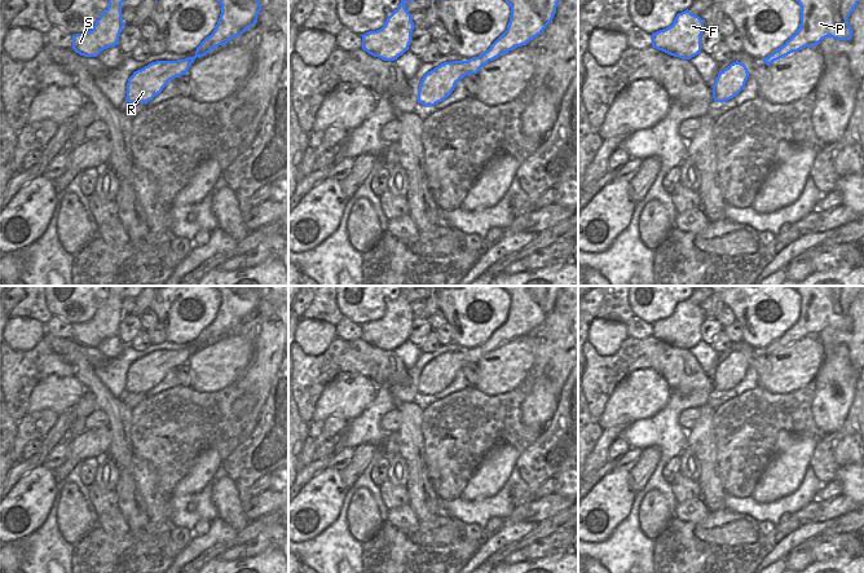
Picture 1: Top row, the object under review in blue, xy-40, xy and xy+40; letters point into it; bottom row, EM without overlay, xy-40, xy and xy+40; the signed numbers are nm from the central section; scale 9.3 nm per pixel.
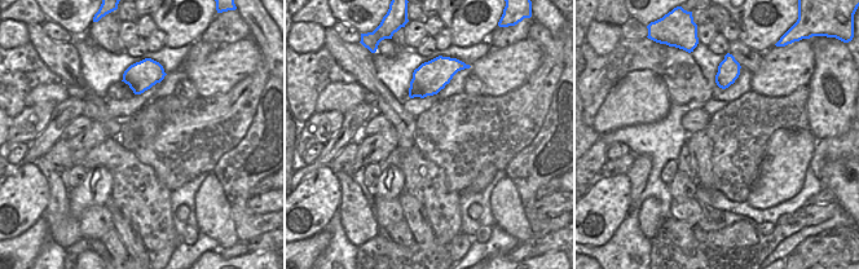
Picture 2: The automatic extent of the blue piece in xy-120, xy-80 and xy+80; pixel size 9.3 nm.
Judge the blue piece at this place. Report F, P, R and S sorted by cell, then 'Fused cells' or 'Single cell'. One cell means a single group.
Groups: F P R S. Single cell.

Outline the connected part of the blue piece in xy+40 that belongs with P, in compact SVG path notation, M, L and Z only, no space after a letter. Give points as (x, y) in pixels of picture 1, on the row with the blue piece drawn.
M795 0L801 6L801 25L794 35L763 62L770 66L793 52L817 45L830 36L850 40L852 30L848 17L860 0Z

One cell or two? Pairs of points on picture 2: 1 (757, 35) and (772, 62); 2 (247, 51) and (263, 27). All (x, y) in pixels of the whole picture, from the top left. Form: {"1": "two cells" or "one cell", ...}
{"1": "two cells", "2": "two cells"}

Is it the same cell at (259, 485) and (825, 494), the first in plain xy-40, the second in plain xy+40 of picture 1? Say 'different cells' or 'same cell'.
same cell

